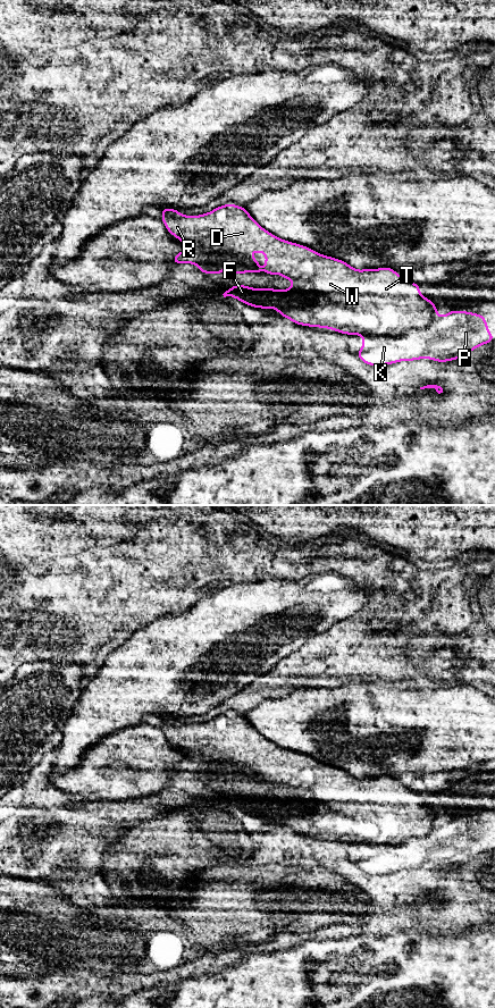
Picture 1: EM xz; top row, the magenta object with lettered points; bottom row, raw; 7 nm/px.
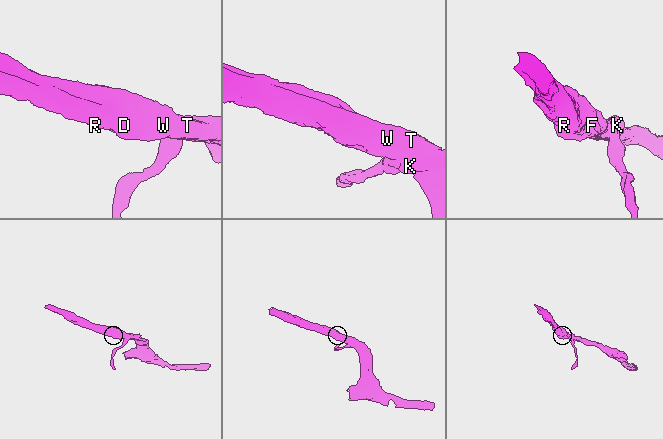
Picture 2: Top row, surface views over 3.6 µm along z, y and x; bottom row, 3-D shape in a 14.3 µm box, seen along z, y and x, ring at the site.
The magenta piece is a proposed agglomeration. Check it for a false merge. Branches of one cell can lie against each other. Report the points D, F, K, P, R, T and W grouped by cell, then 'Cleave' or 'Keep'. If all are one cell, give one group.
Groups: D F R T W / K P. Cleave

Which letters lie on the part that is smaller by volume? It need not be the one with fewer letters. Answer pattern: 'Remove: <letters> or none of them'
Remove: K, P

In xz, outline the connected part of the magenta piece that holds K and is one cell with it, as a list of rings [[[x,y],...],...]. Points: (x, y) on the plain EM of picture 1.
[[[453,818],[444,825],[437,823],[426,838],[410,839],[396,846],[364,845],[356,865],[369,874],[418,867],[447,871],[494,849],[487,834],[479,822]]]

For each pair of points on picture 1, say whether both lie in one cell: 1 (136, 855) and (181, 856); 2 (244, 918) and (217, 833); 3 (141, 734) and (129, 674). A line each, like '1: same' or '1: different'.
1: same
2: different
3: different

